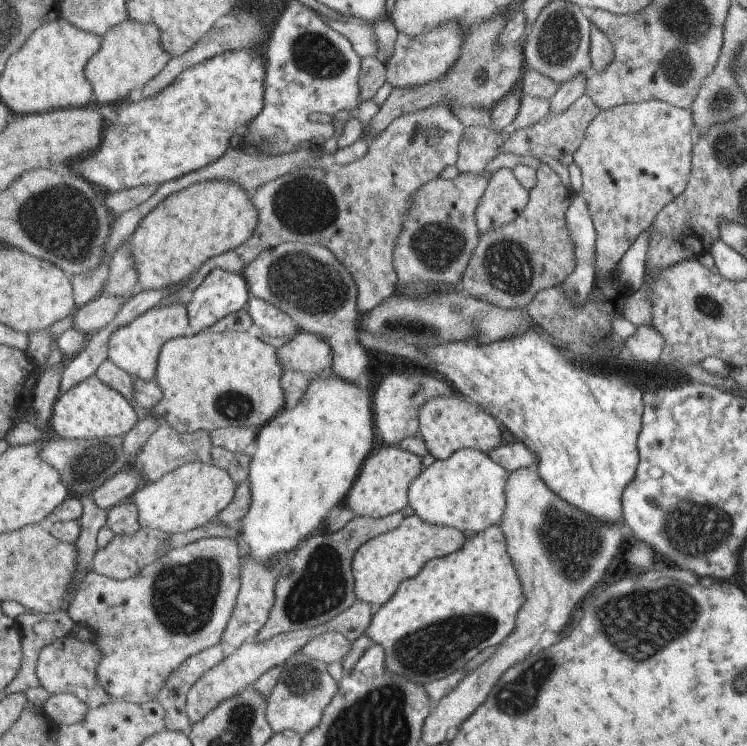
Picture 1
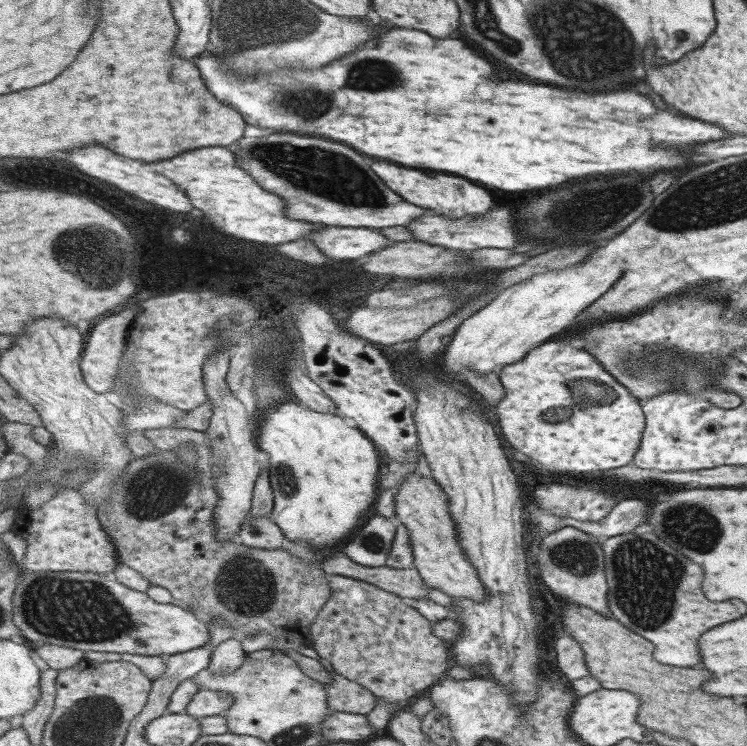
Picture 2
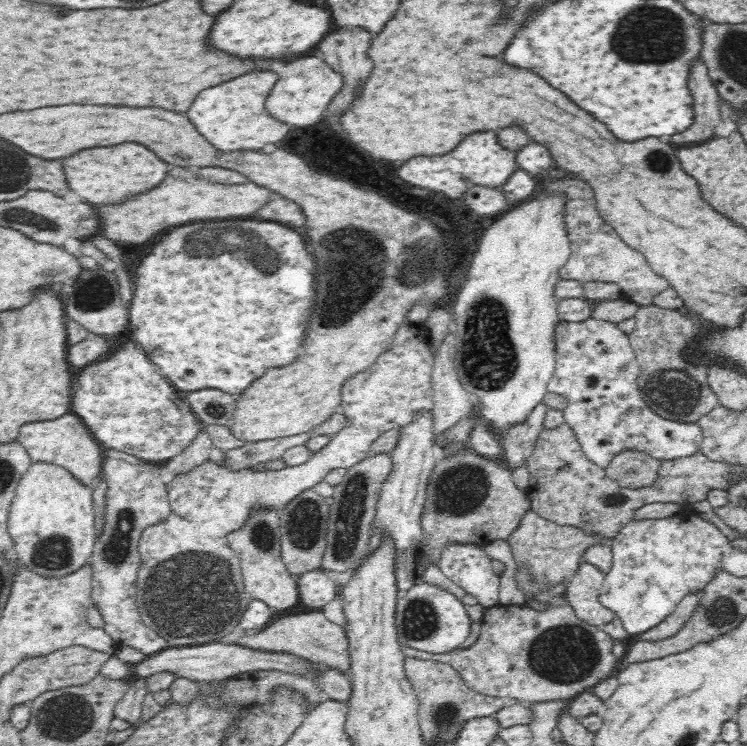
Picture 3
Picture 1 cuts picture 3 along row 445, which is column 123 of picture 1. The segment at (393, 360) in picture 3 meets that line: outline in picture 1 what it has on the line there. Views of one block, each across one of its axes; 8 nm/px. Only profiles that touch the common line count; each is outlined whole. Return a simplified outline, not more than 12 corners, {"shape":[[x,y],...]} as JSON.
{"shape":[[187,306],[153,308],[113,334],[109,358],[157,382],[161,352],[191,332]]}

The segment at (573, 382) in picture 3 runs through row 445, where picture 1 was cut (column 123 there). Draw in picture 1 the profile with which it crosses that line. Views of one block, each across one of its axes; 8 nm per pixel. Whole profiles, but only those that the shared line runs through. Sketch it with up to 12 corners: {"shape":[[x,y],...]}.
{"shape":[[237,538],[171,548],[127,580],[93,572],[71,620],[97,684],[149,704],[223,644]]}

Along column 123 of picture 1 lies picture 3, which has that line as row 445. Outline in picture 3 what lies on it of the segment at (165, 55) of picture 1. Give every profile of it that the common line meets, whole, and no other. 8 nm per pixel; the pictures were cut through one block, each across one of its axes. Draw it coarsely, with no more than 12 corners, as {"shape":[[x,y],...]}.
{"shape":[[74,412],[22,424],[34,462],[102,478],[106,448]]}

